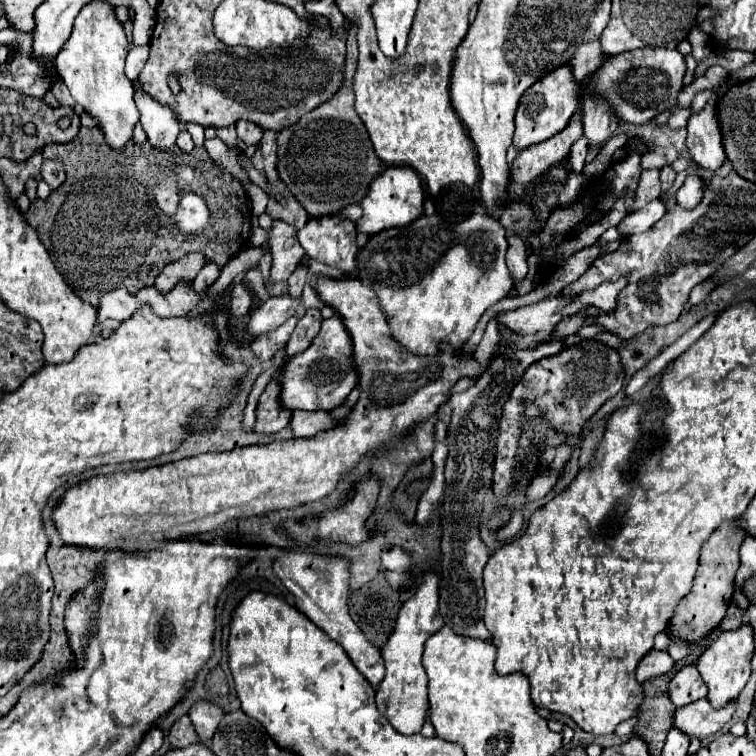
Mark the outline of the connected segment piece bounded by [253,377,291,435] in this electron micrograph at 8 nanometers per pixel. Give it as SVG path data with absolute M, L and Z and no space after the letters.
M273 377L267 389L263 391L263 395L259 397L257 421L255 421L253 431L263 433L263 435L275 435L287 427L291 419L291 411L283 409L277 399L279 399L279 383Z

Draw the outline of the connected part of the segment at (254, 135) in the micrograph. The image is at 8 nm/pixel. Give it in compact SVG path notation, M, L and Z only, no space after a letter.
M239 121L239 123L237 123L237 135L239 135L239 141L243 141L249 149L255 149L255 147L261 143L263 131L261 131L255 123Z

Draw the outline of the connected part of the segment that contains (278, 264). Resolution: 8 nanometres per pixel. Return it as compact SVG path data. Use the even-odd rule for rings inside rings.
M273 219L273 225L267 231L252 231L251 243L260 246L263 243L269 245L273 255L271 265L271 281L287 281L289 275L295 271L299 261L303 259L303 247L299 245L295 237L295 229L287 225L281 219Z

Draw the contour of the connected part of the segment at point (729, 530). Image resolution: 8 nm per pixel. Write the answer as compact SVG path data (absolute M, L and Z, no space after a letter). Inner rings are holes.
M725 521L719 525L719 529L705 541L701 549L699 569L693 579L691 591L679 601L675 607L675 613L671 617L669 631L685 641L699 641L703 635L707 635L711 629L719 625L719 621L725 617L727 605L731 603L733 591L735 591L735 573L739 569L739 547L743 539L747 537L747 531L737 521Z

